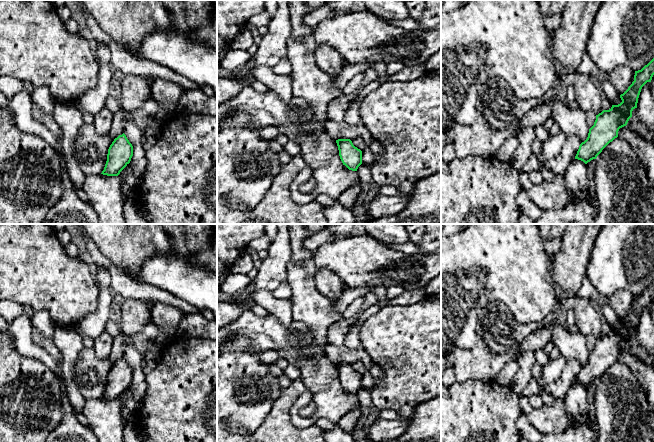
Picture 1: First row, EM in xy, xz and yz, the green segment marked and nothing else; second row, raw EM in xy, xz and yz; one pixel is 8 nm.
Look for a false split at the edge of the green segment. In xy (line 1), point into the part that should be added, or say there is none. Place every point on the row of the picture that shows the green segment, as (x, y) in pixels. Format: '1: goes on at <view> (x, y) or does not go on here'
1: does not go on here

